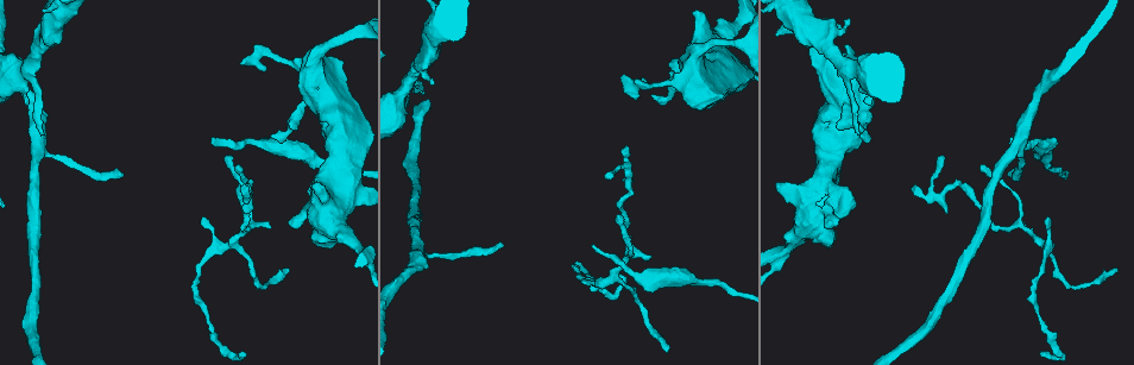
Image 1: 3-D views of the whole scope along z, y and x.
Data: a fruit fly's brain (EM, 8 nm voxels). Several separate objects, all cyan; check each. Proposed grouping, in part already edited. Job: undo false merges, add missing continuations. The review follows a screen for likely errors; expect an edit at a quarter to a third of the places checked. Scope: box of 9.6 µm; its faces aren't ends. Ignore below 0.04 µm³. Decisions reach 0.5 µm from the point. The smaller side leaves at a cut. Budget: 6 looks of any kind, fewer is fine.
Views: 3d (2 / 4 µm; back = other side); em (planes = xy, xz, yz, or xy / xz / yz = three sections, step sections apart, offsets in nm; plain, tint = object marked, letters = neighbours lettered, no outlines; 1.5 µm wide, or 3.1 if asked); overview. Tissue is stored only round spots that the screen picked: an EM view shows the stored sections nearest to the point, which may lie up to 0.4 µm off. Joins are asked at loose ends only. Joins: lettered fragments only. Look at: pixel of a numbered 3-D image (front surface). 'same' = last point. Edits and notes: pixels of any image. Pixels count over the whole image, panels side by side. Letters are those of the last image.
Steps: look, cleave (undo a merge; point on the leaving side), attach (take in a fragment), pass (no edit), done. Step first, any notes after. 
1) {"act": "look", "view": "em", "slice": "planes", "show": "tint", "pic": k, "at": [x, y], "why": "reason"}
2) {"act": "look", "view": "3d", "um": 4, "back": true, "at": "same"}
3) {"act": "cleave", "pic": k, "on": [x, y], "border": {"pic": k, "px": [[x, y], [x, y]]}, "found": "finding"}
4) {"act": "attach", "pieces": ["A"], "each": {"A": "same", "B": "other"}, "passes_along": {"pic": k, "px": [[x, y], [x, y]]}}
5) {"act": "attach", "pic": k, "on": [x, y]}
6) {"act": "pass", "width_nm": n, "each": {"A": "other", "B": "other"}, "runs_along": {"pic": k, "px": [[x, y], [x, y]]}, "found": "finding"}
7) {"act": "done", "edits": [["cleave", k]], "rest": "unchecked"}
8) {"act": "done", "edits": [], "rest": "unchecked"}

{"act": "look", "view": "3d", "um": 2, "back": true, "pic": 1, "at": [620, 274], "why": "thin end"}

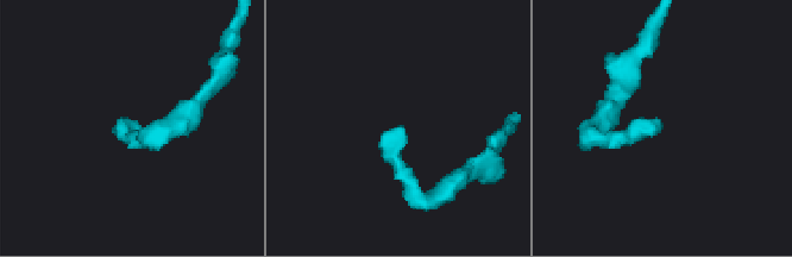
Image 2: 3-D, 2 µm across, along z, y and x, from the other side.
{"act": "look", "view": "em", "slice": "xz", "step": 8, "show": "letters", "pic": 2, "at": [134, 126], "why": "now the EM"}

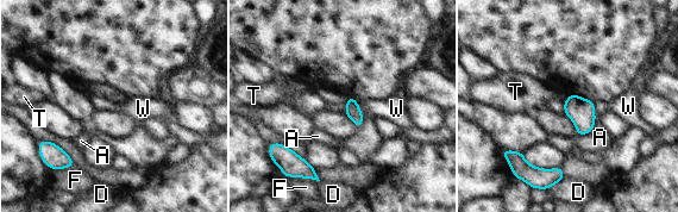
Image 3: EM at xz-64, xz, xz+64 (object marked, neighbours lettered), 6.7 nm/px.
{"act": "look", "view": "em", "slice": "planes", "show": "letters", "at": "same", "why": "another direction"}

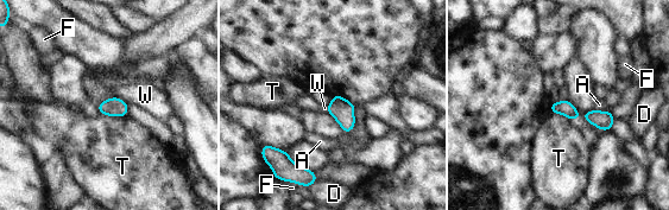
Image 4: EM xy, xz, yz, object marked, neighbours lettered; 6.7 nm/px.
{"act": "pass", "each": {"A": "other", "D": "other", "F": "other", "T": "other", "W": "other"}, "found": "none of them fits"}

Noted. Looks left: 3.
{"act": "look", "view": "em", "slice": "planes", "show": "letters", "pic": 1, "at": [666, 352], "why": "tapers out"}

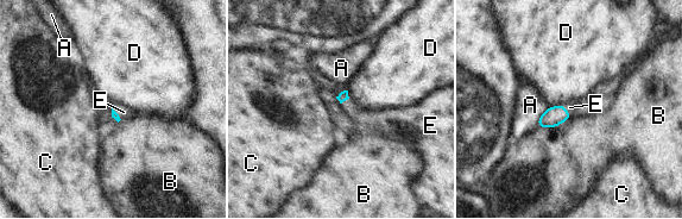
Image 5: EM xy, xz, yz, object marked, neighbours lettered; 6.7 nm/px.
{"act": "attach", "pieces": ["E"], "longest_contact_nm": ["A", 170], "each": {"A": "other", "B": "other", "C": "other", "D": "other", "E": "same"}, "passes_along": {"pic": 5, "px": [[342, 97], [343, 100], [374, 120]]}, "found": "the neuron continues"}

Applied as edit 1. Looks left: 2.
{"act": "look", "view": "em", "slice": "planes", "show": "letters", "pic": 1, "at": [242, 186]}

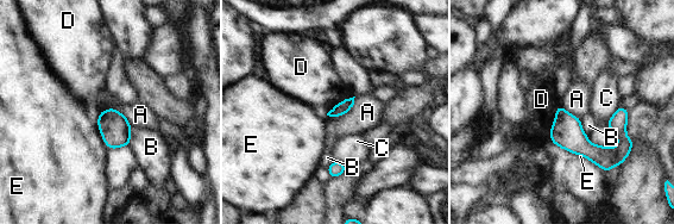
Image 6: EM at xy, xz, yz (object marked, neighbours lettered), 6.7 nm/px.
{"act": "pass", "width_nm": 90, "each": {"A": "other", "B": "other", "C": "other", "D": "other", "E": "other"}, "border": {"pic": 6, "px": [[356, 97], [345, 113], [328, 116]]}, "found": "none of them fits"}

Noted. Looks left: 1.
{"act": "done", "edits": [["attach", 5]], "rest": "unchecked"}

